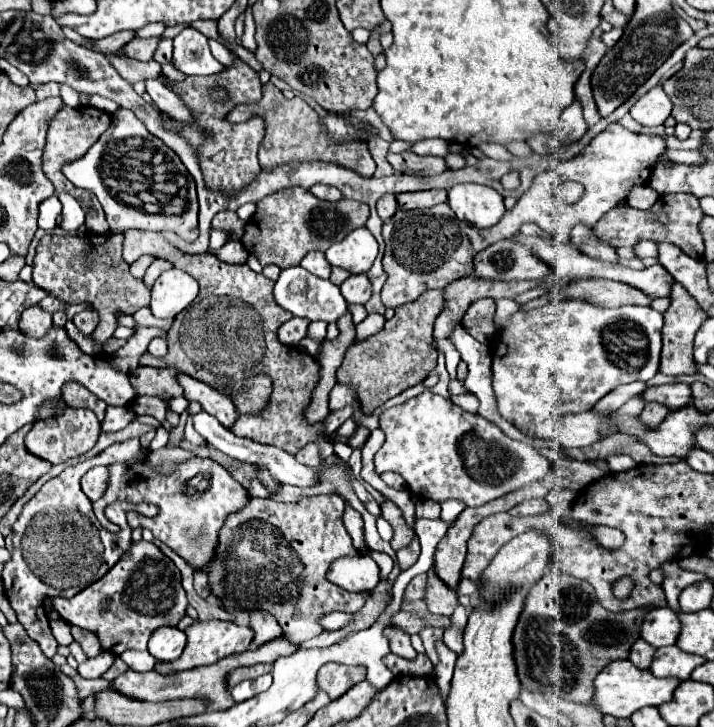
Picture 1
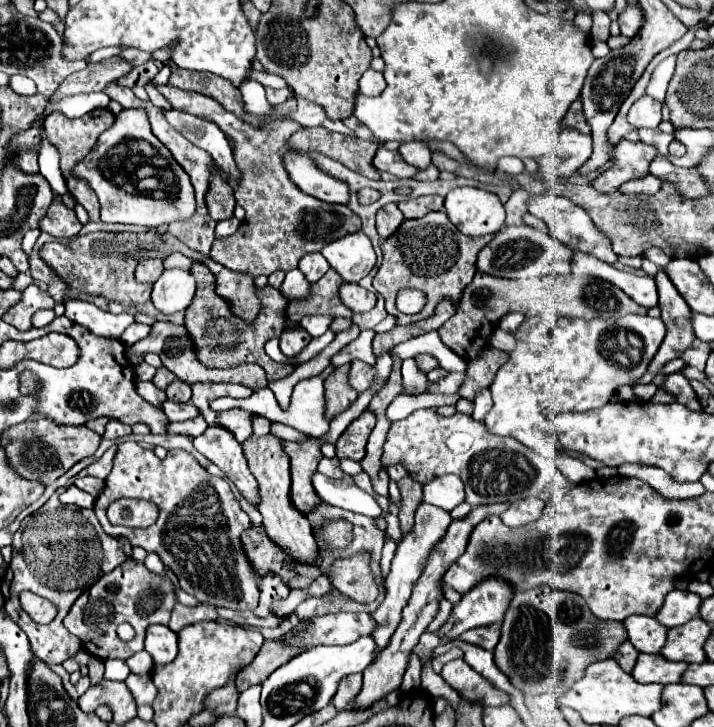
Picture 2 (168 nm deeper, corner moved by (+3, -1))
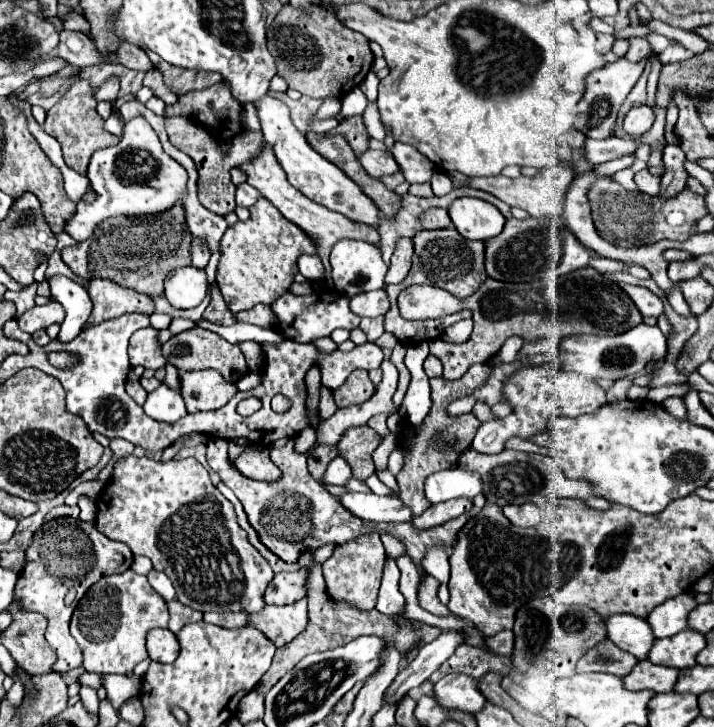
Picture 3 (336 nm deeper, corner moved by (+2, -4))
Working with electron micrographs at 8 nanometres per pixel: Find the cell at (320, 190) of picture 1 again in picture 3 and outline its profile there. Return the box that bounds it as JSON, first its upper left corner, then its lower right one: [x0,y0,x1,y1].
[255,95,379,225]

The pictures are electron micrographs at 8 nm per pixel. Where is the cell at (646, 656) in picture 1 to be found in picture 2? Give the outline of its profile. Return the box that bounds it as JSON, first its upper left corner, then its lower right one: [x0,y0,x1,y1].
[612,640,638,672]

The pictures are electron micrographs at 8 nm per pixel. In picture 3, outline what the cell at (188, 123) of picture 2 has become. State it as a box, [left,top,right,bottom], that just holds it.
[237,183,259,207]

